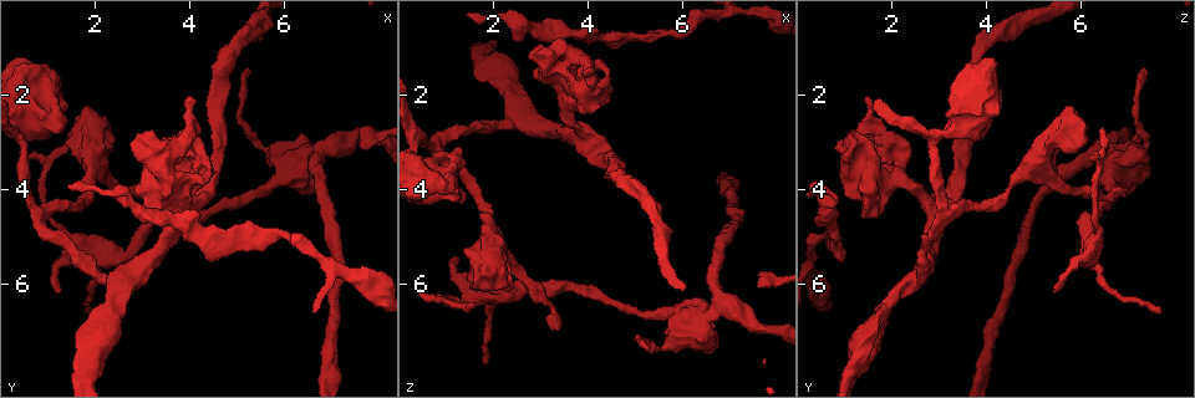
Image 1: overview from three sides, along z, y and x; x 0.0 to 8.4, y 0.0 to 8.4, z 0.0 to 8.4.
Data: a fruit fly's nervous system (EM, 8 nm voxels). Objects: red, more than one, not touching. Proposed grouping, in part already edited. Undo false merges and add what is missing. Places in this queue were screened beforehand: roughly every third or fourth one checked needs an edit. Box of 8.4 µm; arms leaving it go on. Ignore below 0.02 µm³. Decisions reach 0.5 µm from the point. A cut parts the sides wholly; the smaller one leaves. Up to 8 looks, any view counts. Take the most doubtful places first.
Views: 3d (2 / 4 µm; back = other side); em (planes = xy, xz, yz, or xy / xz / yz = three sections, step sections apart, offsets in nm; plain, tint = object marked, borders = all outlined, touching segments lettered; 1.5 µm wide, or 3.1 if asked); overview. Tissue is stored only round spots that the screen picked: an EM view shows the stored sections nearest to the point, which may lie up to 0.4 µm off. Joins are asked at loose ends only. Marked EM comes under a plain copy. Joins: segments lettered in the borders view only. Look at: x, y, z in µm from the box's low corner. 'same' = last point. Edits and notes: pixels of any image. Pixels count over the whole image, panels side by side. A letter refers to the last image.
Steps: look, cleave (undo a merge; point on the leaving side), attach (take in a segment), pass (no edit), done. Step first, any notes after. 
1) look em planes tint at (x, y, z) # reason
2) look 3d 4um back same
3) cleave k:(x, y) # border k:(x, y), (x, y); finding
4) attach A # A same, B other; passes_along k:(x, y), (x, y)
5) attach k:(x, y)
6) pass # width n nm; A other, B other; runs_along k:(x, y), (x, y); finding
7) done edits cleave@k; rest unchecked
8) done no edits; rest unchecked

look 3d 4um at (2.45, 4.00, 0.75) # an open end

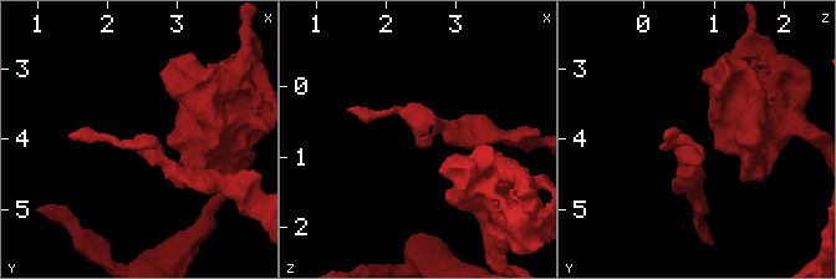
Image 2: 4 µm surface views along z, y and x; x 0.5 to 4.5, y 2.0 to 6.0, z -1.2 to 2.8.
look em yz step 8 tint at (2.40, 4.00, 0.65) # need the tissue

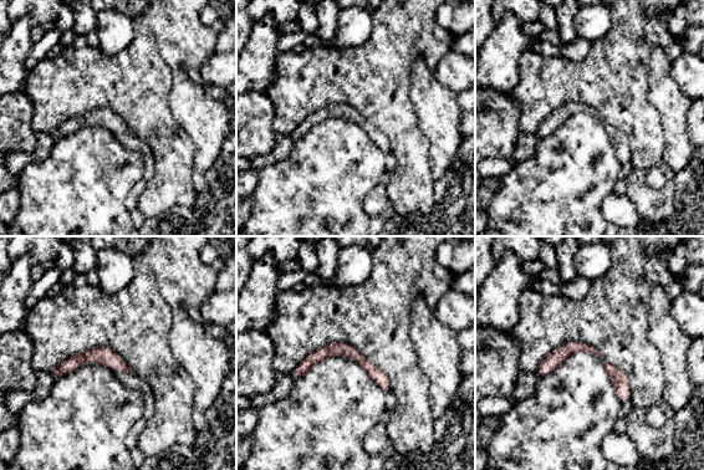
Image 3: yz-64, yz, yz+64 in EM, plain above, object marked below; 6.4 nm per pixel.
look em planes borders same # cut it another way

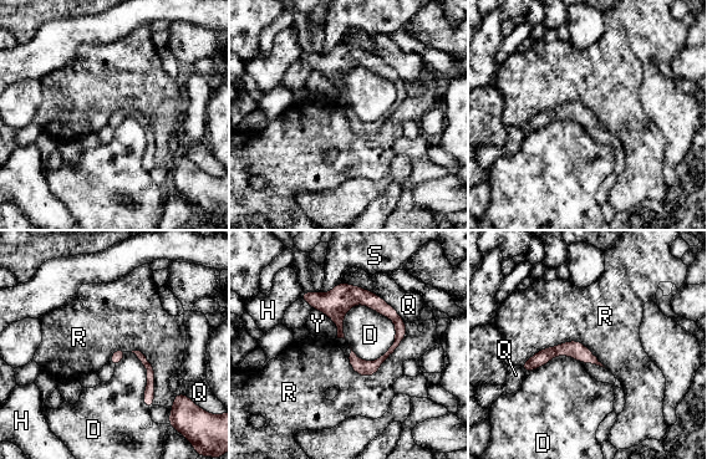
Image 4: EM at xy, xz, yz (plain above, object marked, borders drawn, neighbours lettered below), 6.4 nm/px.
pass # D other, H other, Q other, R other, S other, Y other; border 4:(520, 366), (580, 341), (605, 367); no lettered segment goes on from it

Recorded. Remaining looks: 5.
look em xy step 8 tint at (3.35, 4.00, 6.95) # free end

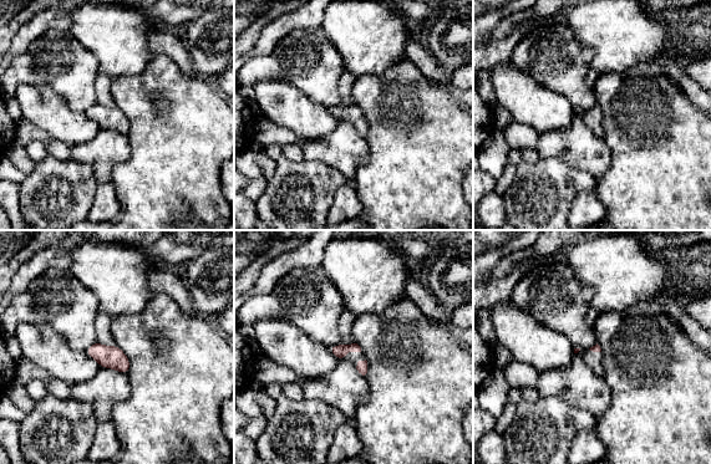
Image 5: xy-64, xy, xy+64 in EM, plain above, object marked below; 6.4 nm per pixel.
look em planes borders same # another direction

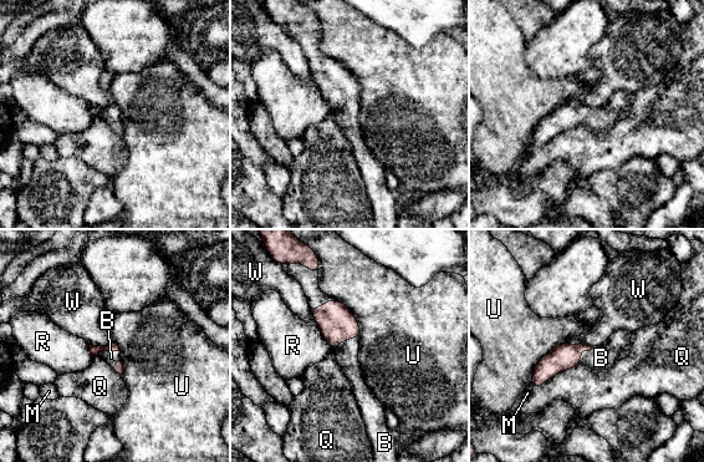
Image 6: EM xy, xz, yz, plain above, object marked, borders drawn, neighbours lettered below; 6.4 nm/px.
attach B # B same, M other, Q other, R other, U other, W other; passes_along 6:(336, 321), (345, 339), (347, 353); it goes on there

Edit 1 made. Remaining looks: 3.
look 3d 4um at (6.10, 3.60, 6.75) # thin neck

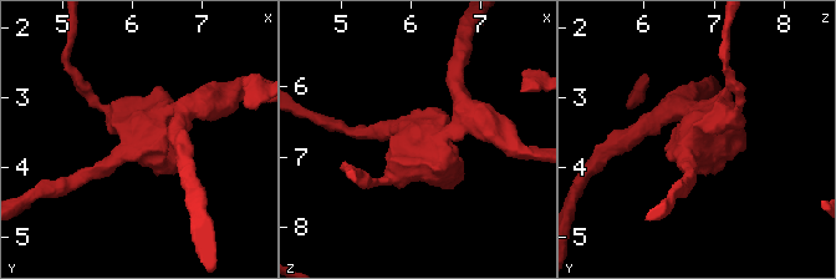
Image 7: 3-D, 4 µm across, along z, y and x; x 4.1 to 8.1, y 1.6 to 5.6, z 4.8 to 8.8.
look em yz step 4 borders at (6.15, 3.50, 6.80)

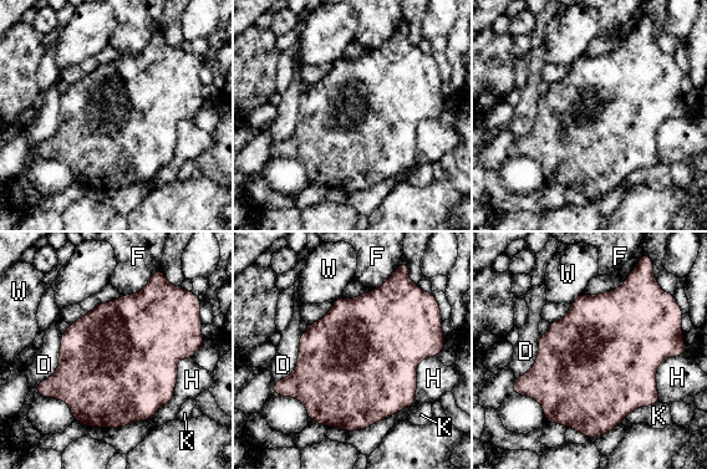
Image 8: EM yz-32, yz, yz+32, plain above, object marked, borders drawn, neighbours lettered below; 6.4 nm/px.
look em planes borders same # another direction

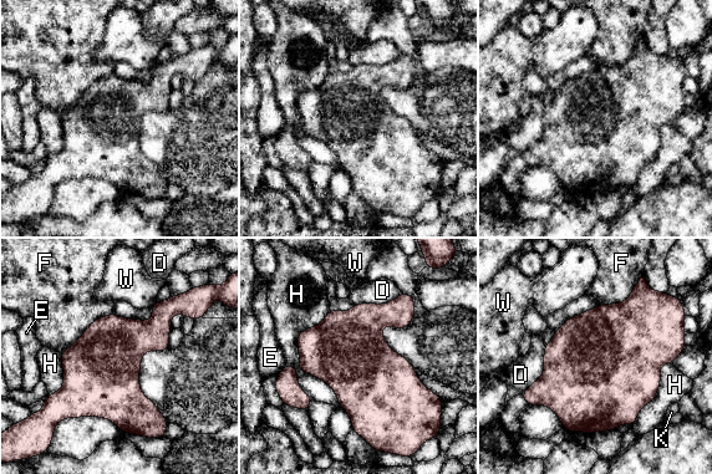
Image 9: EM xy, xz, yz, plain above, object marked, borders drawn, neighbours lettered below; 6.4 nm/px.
pass # D other, E other, F other, H other, K other, W other; one cell here

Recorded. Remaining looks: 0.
done edits attach@6; rest unchecked

